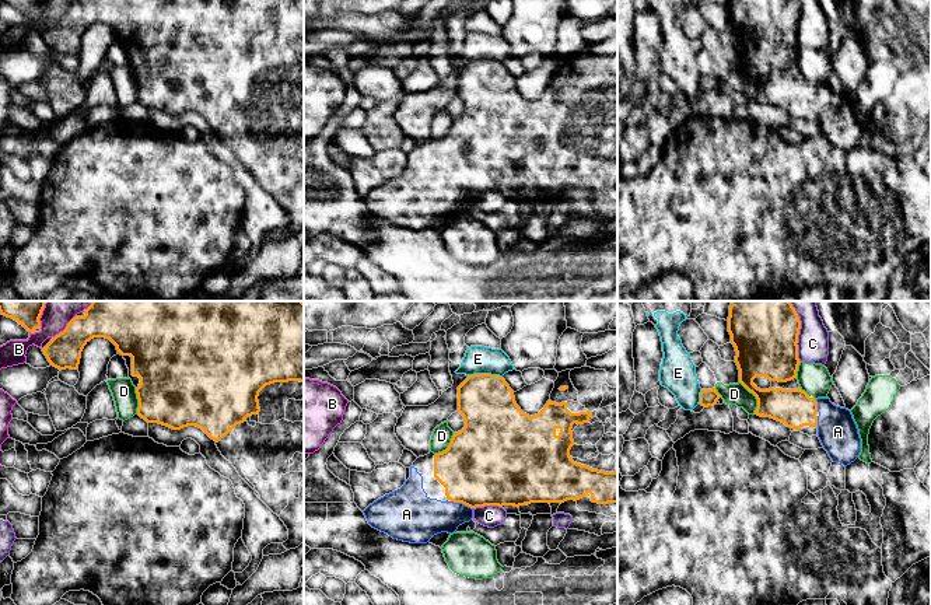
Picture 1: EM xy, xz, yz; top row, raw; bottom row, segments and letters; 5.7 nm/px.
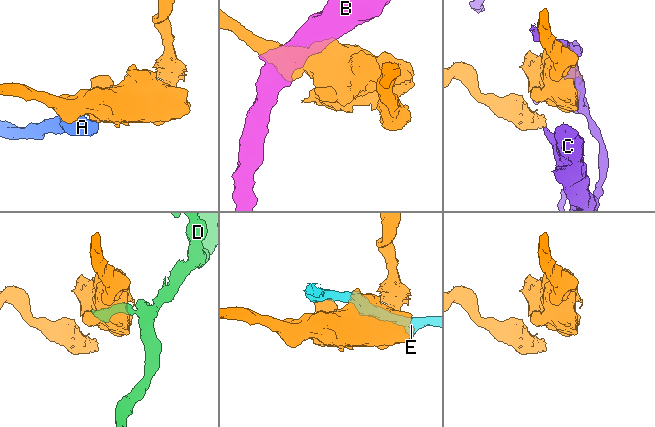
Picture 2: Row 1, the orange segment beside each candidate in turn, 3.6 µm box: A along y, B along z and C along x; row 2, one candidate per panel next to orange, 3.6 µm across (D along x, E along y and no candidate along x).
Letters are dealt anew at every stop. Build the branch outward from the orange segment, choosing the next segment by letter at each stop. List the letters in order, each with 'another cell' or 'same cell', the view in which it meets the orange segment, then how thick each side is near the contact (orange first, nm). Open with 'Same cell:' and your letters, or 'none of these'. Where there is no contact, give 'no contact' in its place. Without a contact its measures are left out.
Same cell: A
A: same cell; meets orange in xz; 460 nm thick on the orange side, 240 nm on the other
B: another cell; meets orange in xy; 190 nm thick on the orange side, 130 nm on the other
C: another cell; meets orange in yz; 360 nm thick on the orange side, 180 nm on the other
D: another cell; meets orange in yz; 280 nm thick on the orange side, 130 nm on the other
E: another cell; meets orange in xz; 320 nm thick on the orange side, 160 nm on the other

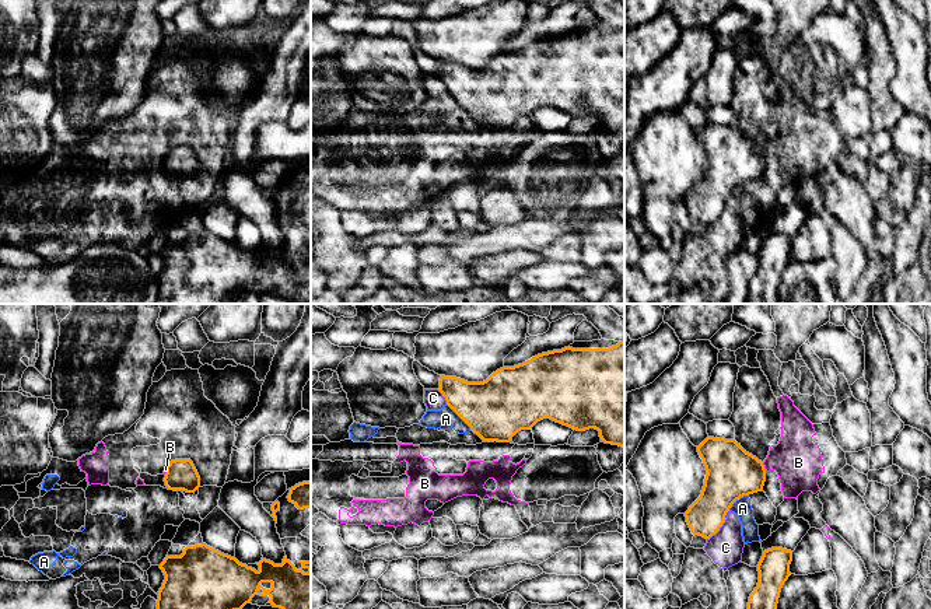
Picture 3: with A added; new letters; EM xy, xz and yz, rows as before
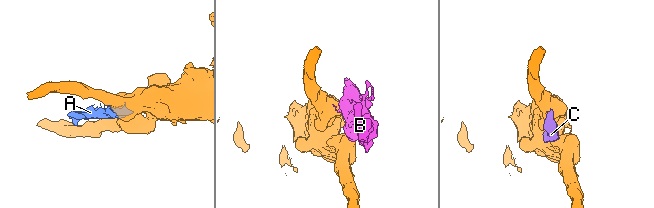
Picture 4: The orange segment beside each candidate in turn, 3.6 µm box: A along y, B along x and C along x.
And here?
Same cell: none of these
A: another cell; meets orange in xz; 360 nm thick on the orange side, 130 nm on the other
B: another cell; meets orange in yz; 280 nm thick on the orange side, 280 nm on the other
C: another cell; meets orange in yz; 220 nm thick on the orange side, 200 nm on the other

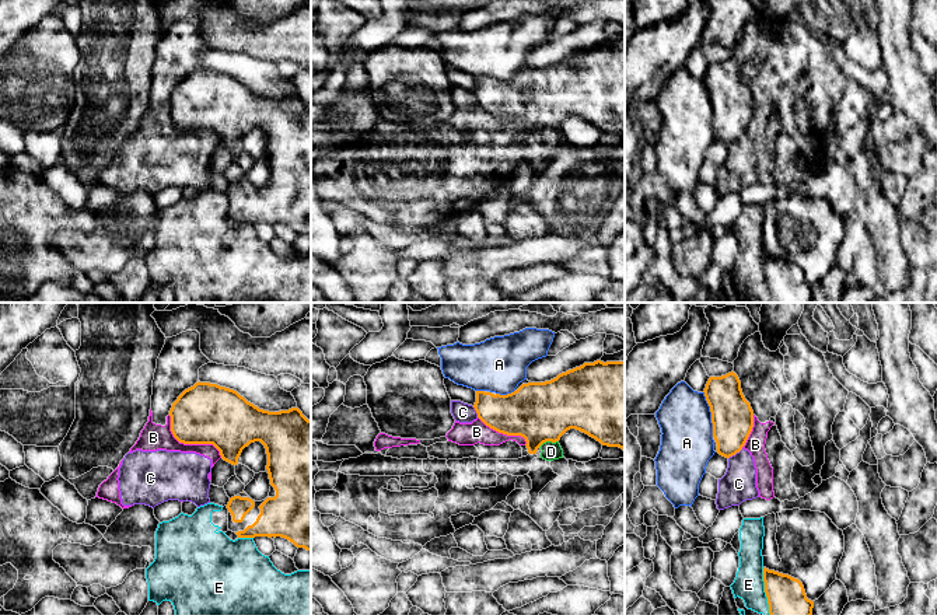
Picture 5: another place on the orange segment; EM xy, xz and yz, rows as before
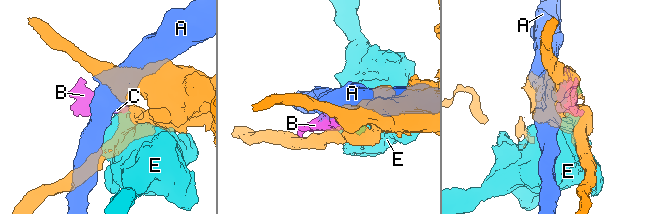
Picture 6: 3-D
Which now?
Same cell: none of these
A: another cell; meets orange in yz; 240 nm thick on the orange side, 300 nm on the other
B: another cell; meets orange in xy; 360 nm thick on the orange side, 150 nm on the other
C: another cell; meets orange in yz; 240 nm thick on the orange side, 200 nm on the other
D: another cell; meets orange in xz; 340 nm thick on the orange side, 100 nm on the other
E: another cell; meets orange in yz; 240 nm thick on the orange side, 170 nm on the other

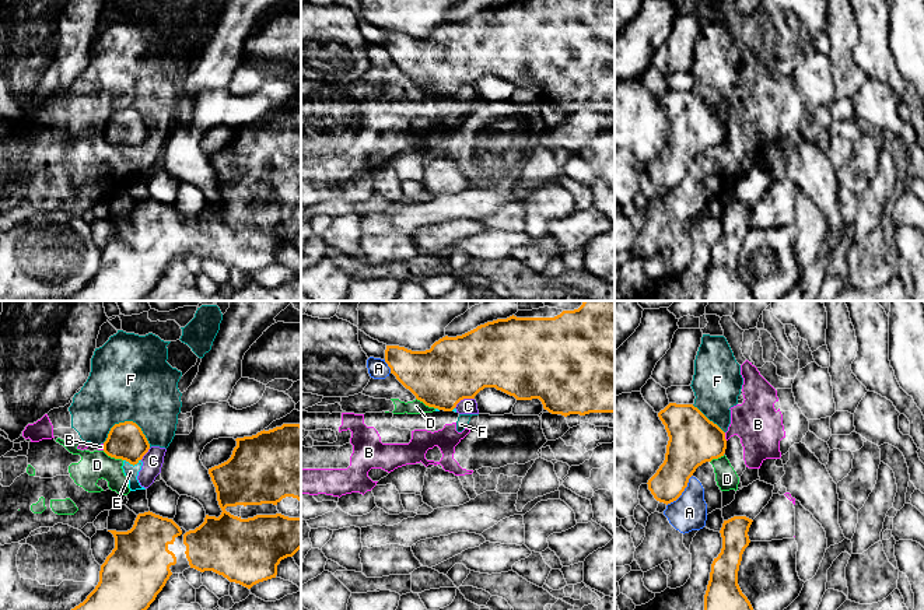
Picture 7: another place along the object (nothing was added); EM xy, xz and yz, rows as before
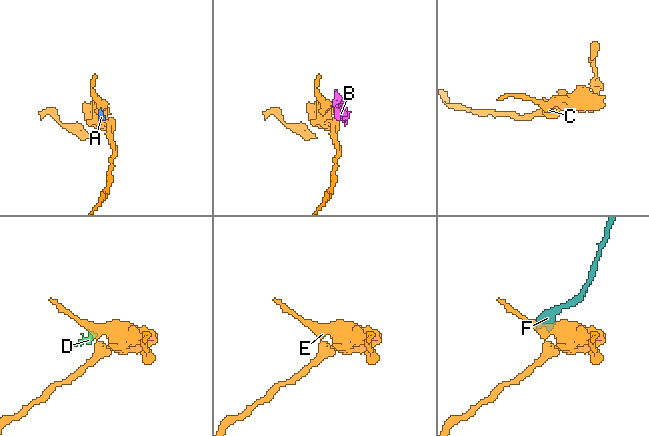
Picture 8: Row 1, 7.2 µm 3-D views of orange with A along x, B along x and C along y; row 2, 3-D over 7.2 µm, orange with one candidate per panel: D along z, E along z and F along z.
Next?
Same cell: none of these
A: another cell; meets orange in yz; 240 nm thick on the orange side, 200 nm on the other
B: another cell; meets orange in yz; 280 nm thick on the orange side, 260 nm on the other
C: another cell; meets orange in xz; 360 nm thick on the orange side, 100 nm on the other
D: another cell; meets orange in xy; 220 nm thick on the orange side, 170 nm on the other
E: another cell; meets orange in xy; 220 nm thick on the orange side, 80 nm on the other
F: another cell; meets orange in xy; 220 nm thick on the orange side, 460 nm on the other

